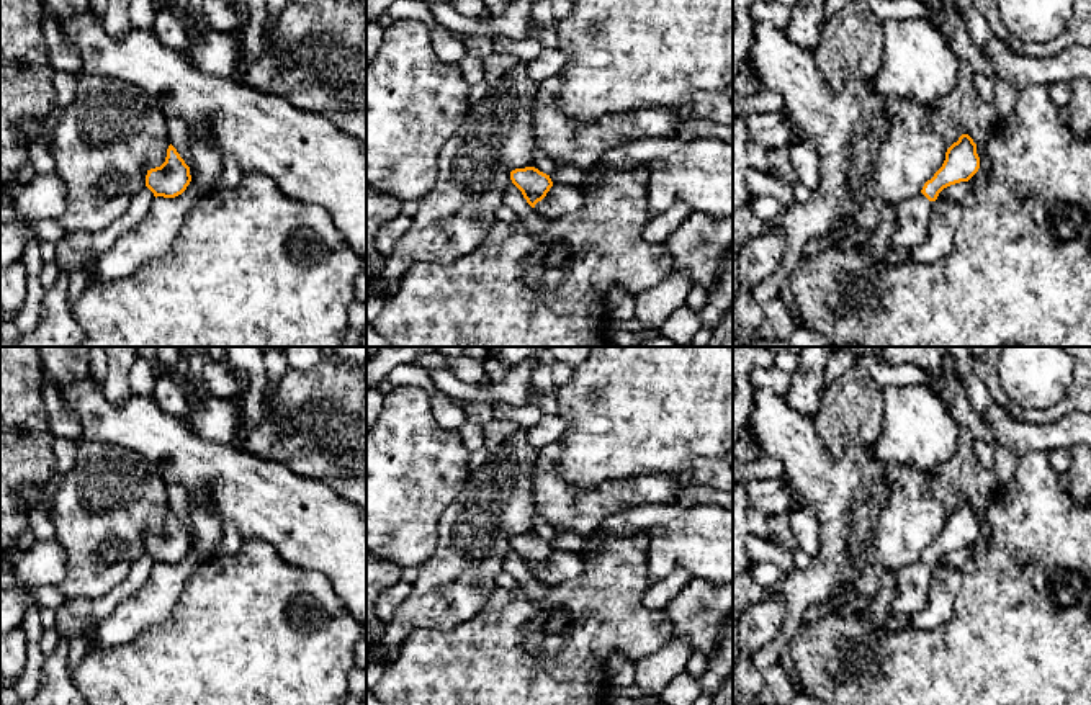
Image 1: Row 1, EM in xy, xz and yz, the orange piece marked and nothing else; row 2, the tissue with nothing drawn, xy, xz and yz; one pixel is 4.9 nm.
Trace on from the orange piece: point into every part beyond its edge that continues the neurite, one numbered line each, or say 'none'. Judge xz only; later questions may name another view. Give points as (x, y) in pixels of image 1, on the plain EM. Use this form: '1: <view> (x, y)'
none

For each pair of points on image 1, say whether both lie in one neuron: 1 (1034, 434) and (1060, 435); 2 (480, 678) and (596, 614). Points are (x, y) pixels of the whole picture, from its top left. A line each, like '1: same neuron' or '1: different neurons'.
1: same neuron
2: same neuron

